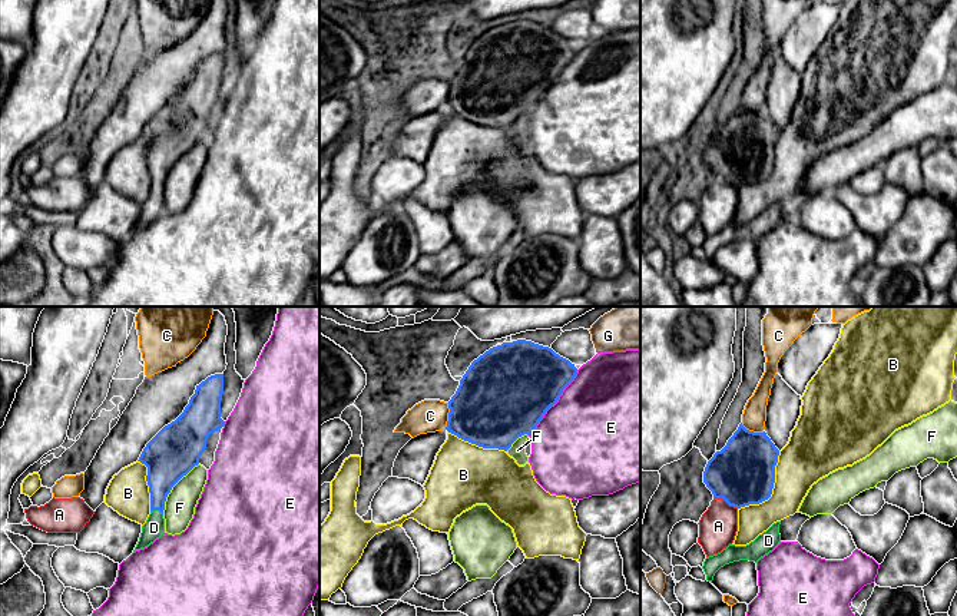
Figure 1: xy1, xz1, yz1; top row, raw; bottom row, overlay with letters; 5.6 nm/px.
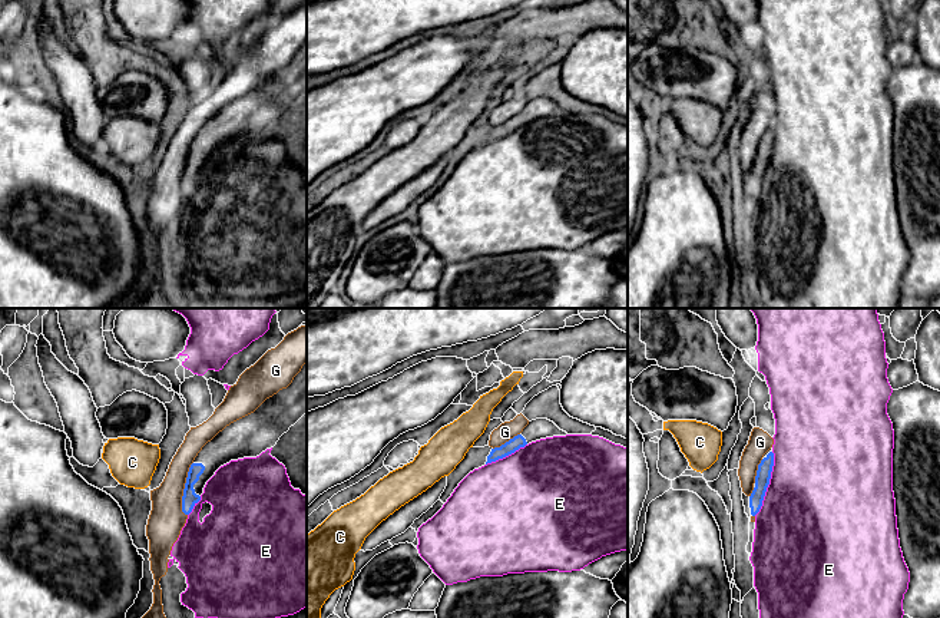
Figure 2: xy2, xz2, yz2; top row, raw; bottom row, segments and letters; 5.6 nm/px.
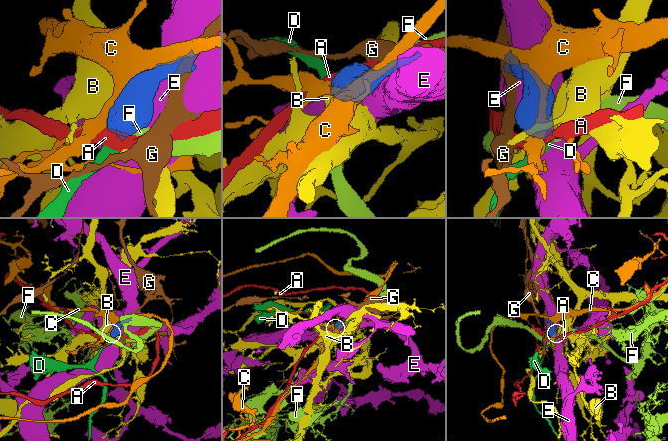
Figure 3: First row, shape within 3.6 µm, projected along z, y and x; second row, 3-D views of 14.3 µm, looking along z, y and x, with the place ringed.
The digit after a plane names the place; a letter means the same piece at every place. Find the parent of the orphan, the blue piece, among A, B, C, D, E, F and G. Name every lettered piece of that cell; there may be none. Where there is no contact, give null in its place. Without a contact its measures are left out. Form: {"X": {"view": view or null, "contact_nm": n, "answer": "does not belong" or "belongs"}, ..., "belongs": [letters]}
{"A": {"view": "yz1", "contact_nm": 150, "answer": "does not belong"}, "B": {"view": "yz1", "contact_nm": 400, "answer": "does not belong"}, "C": {"view": "xz1", "contact_nm": 150, "answer": "does not belong"}, "D": {"view": "xy1", "contact_nm": 80, "answer": "belongs"}, "E": {"view": "xz1", "contact_nm": 460, "answer": "does not belong"}, "F": {"view": "xy1", "contact_nm": 360, "answer": "does not belong"}, "G": {"view": "xy2", "contact_nm": 300, "answer": "does not belong"}, "belongs": ["D"]}

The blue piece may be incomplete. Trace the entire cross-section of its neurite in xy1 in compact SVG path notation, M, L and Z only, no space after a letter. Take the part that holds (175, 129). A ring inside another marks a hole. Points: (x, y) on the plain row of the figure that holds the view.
M223 53L208 56L196 64L183 92L165 105L143 127L138 140L148 146L150 193L142 205L133 231L148 226L165 212L165 181L172 166L186 155L206 127L208 116L221 109Z

